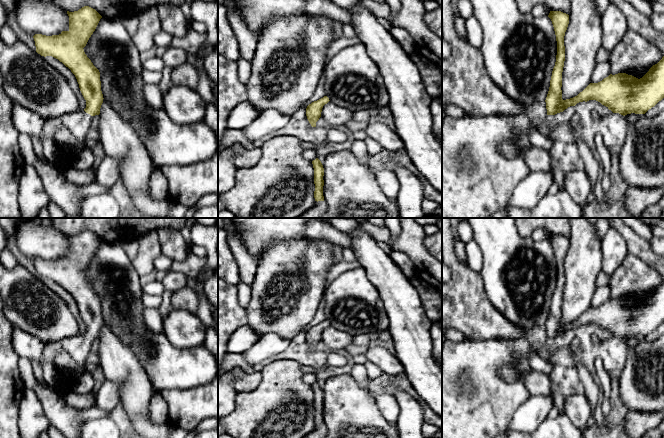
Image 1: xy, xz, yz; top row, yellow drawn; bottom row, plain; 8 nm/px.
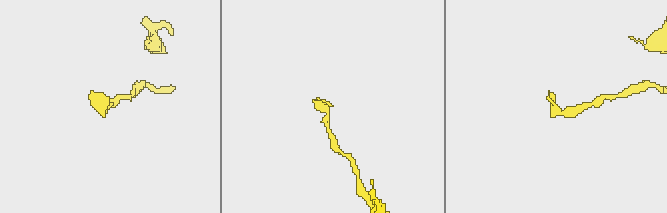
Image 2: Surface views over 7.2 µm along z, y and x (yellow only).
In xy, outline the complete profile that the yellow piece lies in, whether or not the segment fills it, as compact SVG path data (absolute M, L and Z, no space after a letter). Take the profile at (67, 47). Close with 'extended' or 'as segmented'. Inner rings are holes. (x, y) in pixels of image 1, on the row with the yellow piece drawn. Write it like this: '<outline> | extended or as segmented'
M89 6L74 12L67 11L67 14L68 31L52 36L35 34L33 38L38 54L58 59L75 75L86 100L86 108L46 120L43 133L46 139L54 140L54 132L59 127L64 127L76 140L86 142L92 118L100 114L104 98L101 91L100 72L87 57L83 48L102 16Z | extended

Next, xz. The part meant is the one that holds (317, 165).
M316 158L312 161L313 168L314 168L314 184L315 184L315 191L314 191L314 198L315 201L324 201L323 196L323 186L324 186L324 168L321 161Z | as segmented

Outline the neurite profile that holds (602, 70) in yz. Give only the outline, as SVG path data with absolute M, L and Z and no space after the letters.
M609 61L597 63L592 74L591 83L598 83L604 78L608 77L610 74L611 70Z

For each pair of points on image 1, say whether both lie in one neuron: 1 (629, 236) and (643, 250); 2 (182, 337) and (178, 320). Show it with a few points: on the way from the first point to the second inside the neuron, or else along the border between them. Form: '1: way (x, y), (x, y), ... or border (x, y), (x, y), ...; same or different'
1: way (632, 239), (640, 247); same
2: way (182, 333), (182, 328), (178, 324); same

